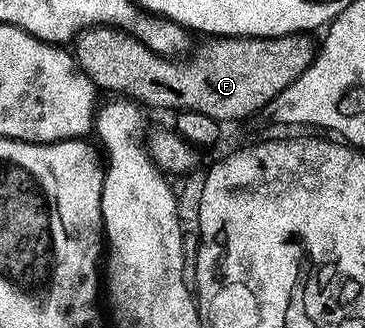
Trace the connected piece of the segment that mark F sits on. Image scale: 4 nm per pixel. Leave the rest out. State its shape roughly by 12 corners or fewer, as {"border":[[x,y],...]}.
{"border":[[127,30],[74,39],[99,91],[226,124],[316,57],[306,32],[214,36],[175,60]]}

